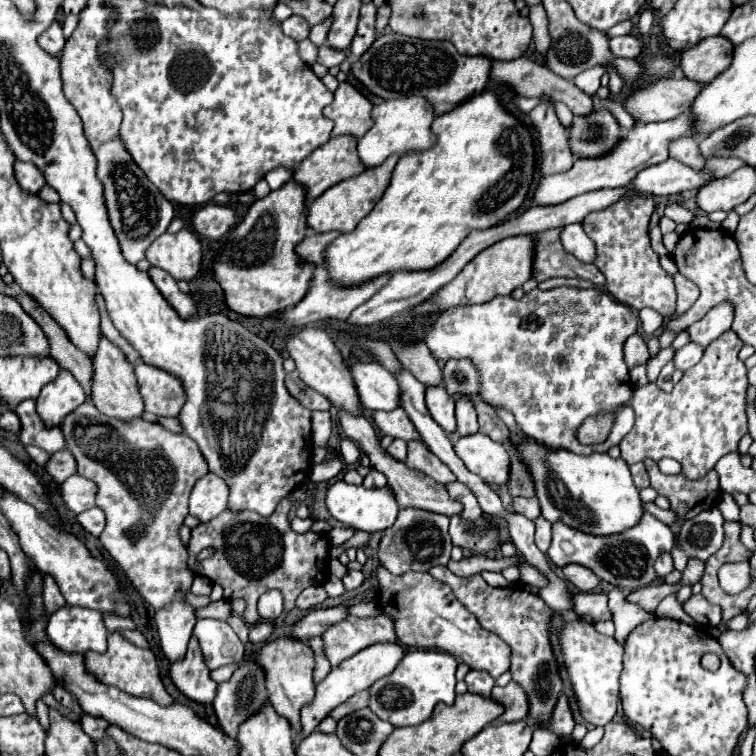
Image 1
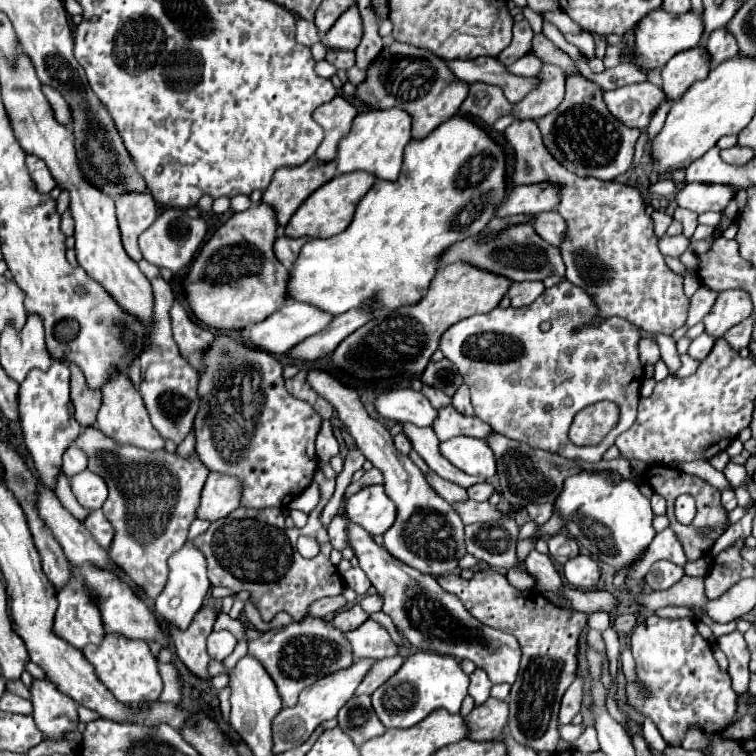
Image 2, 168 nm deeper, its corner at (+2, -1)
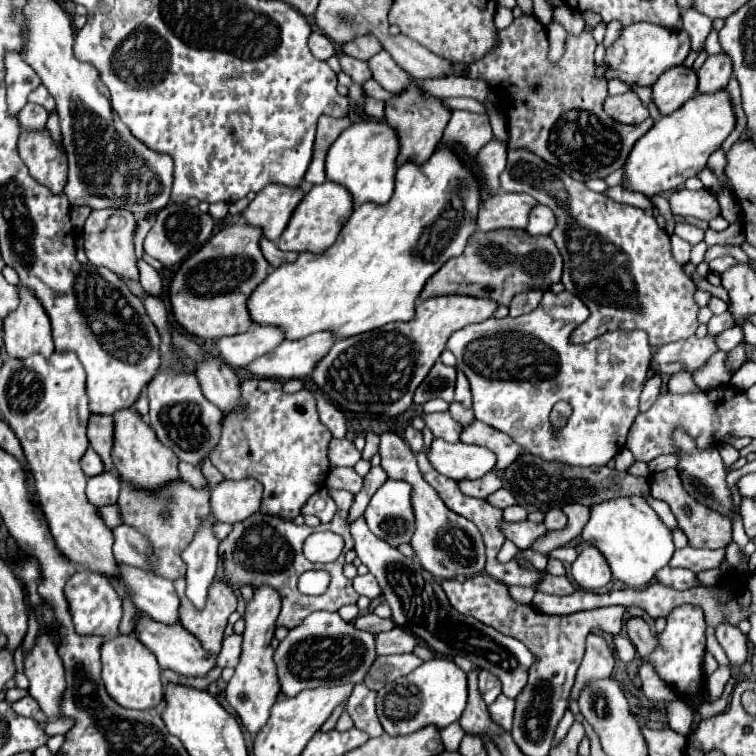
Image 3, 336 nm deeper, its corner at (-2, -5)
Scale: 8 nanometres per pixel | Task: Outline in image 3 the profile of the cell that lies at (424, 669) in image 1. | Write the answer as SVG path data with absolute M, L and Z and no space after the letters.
M436 657L422 663L418 669L400 677L398 681L384 685L376 697L376 713L388 735L412 735L428 725L444 729L450 723L456 723L466 707L466 697L466 673L454 661Z

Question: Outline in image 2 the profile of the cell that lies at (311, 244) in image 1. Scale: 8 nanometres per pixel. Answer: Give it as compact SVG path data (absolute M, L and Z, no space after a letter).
M278 235L276 243L274 243L274 253L278 257L278 261L290 269L290 265L294 265L294 261L298 259L298 253L302 249L302 245L310 241L310 237L300 237L300 239L294 239L294 237L284 237L284 235Z

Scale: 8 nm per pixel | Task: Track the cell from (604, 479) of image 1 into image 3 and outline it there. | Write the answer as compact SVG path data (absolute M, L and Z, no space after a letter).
M618 497L592 507L590 521L582 531L586 543L596 545L610 563L614 579L630 589L644 589L656 573L670 563L674 553L672 531L660 521L656 511L642 497Z

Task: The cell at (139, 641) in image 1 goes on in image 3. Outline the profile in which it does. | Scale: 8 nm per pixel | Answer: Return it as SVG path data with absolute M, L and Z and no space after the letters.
M316 611L302 621L302 625L290 629L288 637L280 641L274 661L278 665L278 679L282 693L294 697L304 689L314 687L334 687L344 683L362 683L370 665L378 657L374 649L374 635L356 629L352 621L344 621L338 613Z

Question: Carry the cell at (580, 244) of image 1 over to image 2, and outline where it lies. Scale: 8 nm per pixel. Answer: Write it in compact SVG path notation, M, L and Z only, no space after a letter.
M558 211L552 213L538 213L534 217L534 229L538 231L538 235L548 241L554 247L562 245L562 237L566 235L566 221L562 221Z

